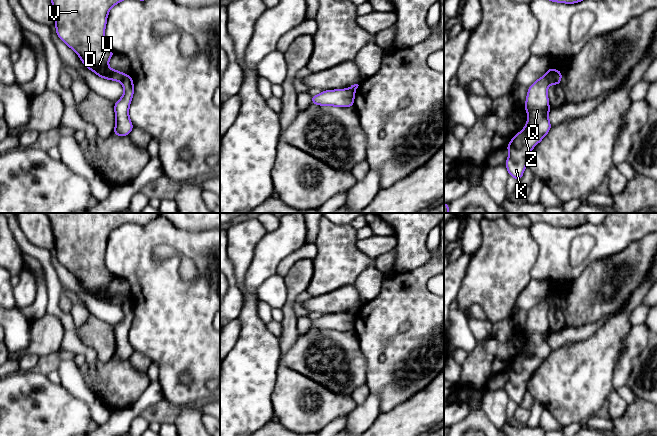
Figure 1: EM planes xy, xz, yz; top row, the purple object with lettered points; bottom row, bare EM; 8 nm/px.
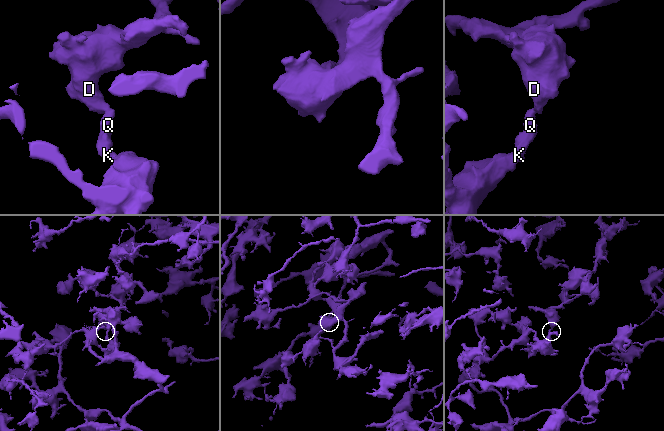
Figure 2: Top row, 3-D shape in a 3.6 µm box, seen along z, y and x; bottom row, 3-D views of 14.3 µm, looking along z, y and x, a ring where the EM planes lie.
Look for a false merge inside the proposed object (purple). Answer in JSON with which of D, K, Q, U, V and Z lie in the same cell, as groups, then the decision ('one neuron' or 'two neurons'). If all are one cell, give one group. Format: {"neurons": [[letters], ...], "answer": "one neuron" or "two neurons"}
{"neurons": [["D", "U", "V"], ["K", "Q", "Z"]], "answer": "two neurons"}

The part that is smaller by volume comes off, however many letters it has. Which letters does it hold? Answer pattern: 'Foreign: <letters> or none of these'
Foreign: D, U, V

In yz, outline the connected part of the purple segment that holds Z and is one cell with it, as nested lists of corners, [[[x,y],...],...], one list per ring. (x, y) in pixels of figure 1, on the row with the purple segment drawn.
[[[545,76],[540,77],[528,88],[524,108],[528,120],[521,132],[514,135],[506,146],[509,157],[505,165],[510,176],[521,181],[527,160],[534,146],[548,134],[552,125],[549,122],[549,98],[547,89],[549,82]]]

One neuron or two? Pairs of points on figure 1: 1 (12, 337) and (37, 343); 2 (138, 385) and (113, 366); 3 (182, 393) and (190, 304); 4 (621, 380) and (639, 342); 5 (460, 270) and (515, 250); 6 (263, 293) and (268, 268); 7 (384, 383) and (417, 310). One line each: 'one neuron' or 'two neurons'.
1: two neurons
2: one neuron
3: one neuron
4: one neuron
5: two neurons
6: two neurons
7: one neuron

